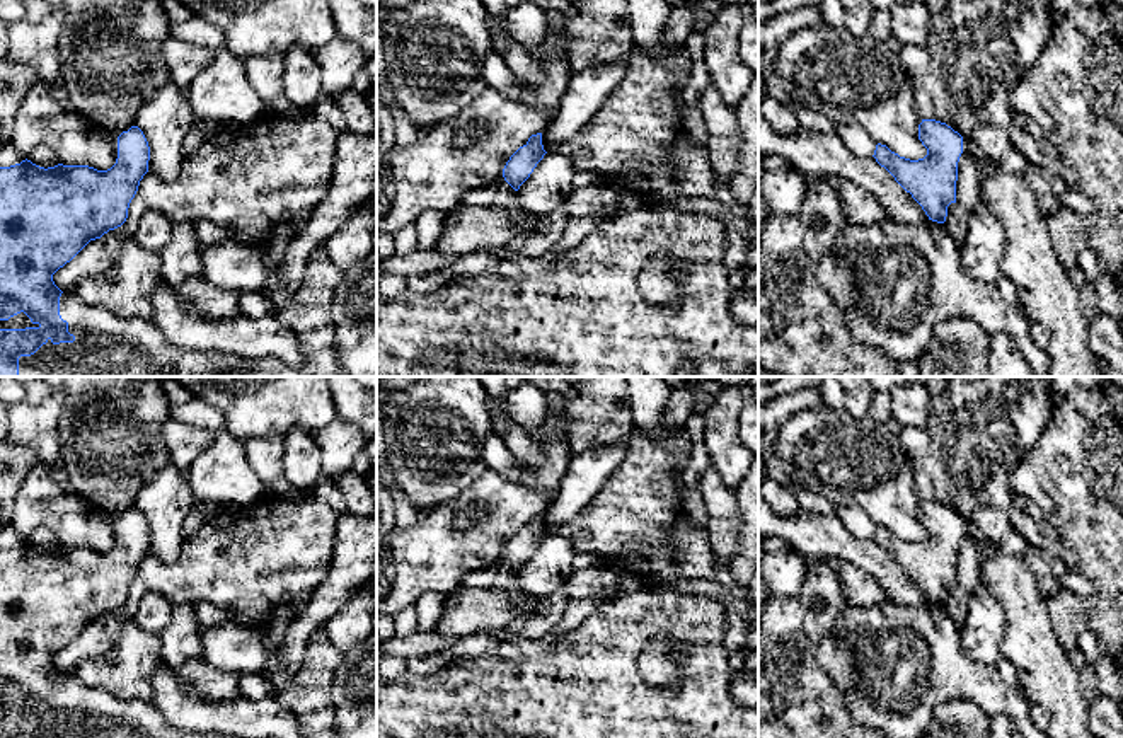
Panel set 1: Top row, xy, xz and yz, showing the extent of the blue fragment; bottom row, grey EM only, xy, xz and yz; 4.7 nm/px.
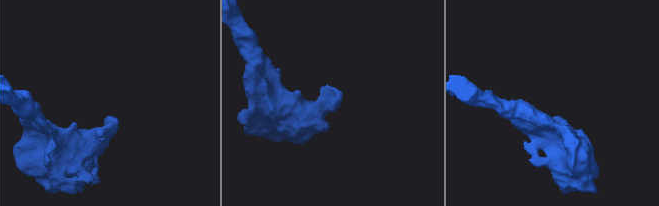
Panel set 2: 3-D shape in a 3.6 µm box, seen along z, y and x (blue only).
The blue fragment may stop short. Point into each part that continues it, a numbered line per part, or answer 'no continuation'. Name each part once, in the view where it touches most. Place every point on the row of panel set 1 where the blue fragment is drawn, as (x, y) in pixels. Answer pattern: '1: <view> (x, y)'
1: xy (104, 345)

